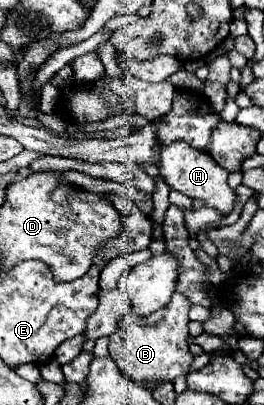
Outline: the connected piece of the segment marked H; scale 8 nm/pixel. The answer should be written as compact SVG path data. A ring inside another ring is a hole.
M175 141L167 147L161 147L159 173L163 181L169 185L169 189L175 189L191 199L199 199L205 203L205 207L211 207L221 215L229 215L237 203L235 191L227 185L229 173L221 169L221 165L217 165L209 153L201 153L183 141Z

